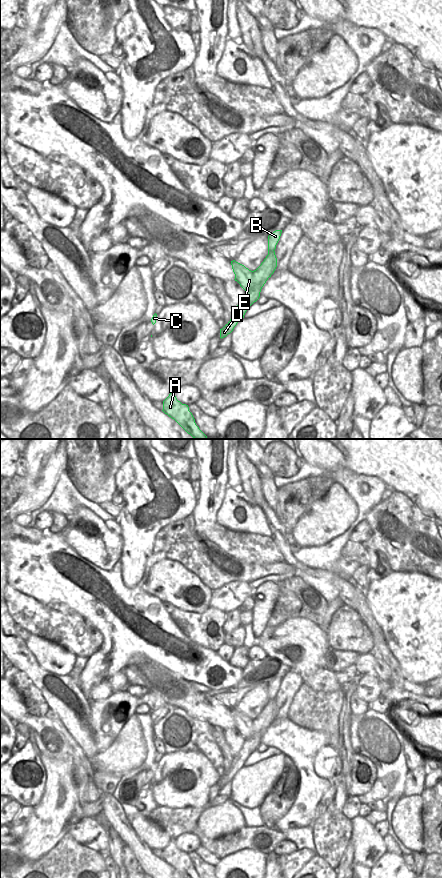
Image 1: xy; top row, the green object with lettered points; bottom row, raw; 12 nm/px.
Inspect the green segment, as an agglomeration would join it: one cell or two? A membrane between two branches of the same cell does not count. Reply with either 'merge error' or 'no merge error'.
merge error

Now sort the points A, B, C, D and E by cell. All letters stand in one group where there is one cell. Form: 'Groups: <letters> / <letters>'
Groups: A C D E / B.

